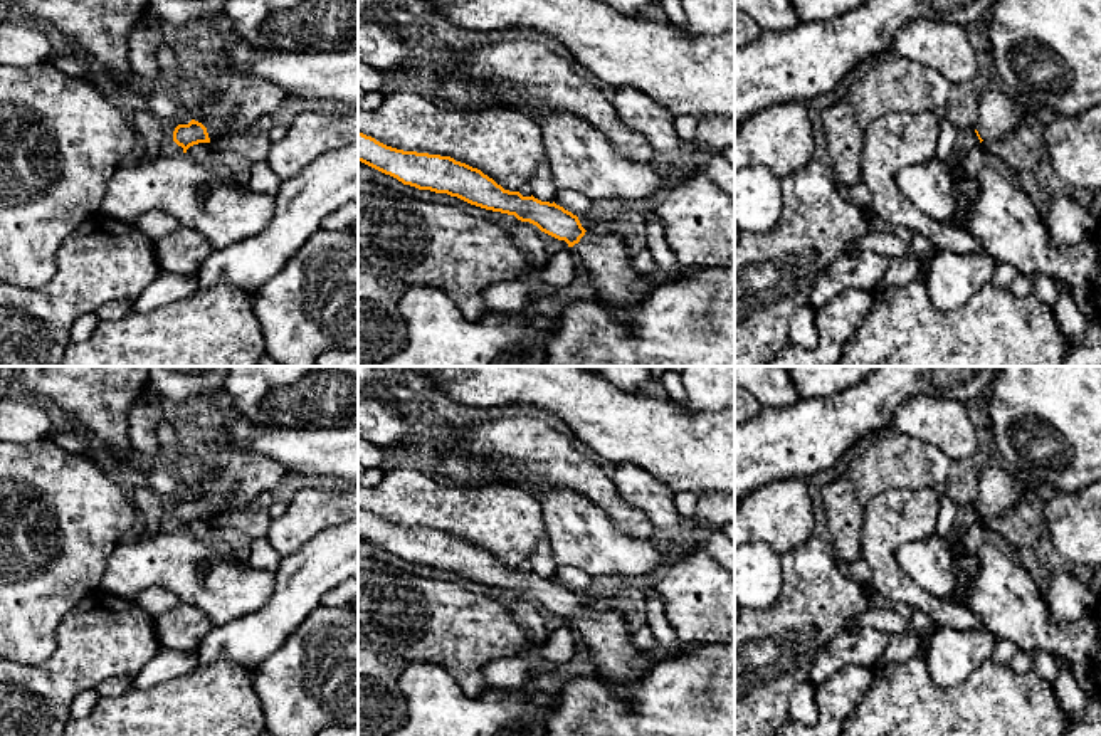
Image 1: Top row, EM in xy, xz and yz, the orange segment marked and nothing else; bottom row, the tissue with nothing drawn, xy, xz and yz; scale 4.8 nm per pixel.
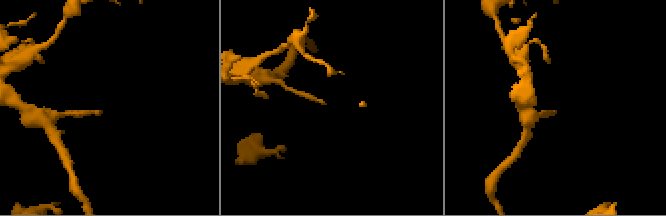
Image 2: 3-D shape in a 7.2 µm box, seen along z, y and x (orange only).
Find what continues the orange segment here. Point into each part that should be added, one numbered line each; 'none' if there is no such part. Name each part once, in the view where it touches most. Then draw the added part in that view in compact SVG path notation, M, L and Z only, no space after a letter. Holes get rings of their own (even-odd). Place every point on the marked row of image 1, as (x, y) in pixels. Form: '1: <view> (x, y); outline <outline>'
1: xz (619, 288); outline M585 232L573 250L593 281L592 299L600 301L608 311L634 311L661 286L657 277L632 269L625 240L617 234Z

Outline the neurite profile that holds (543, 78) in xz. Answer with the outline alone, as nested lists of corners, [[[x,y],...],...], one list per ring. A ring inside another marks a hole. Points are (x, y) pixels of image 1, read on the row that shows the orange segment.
[[[509,39],[467,49],[456,59],[435,82],[434,99],[445,108],[467,113],[504,108],[499,94],[518,91],[524,103],[514,109],[535,123],[541,106],[570,111],[603,133],[620,156],[652,161],[652,145],[622,121],[614,103],[541,42]]]

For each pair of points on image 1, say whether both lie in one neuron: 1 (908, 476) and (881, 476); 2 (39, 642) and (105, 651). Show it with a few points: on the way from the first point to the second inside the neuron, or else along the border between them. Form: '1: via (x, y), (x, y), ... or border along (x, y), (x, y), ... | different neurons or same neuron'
1: via (901, 476), (888, 476) | same neuron
2: border along (73, 609), (56, 649), (21, 664) | different neurons

